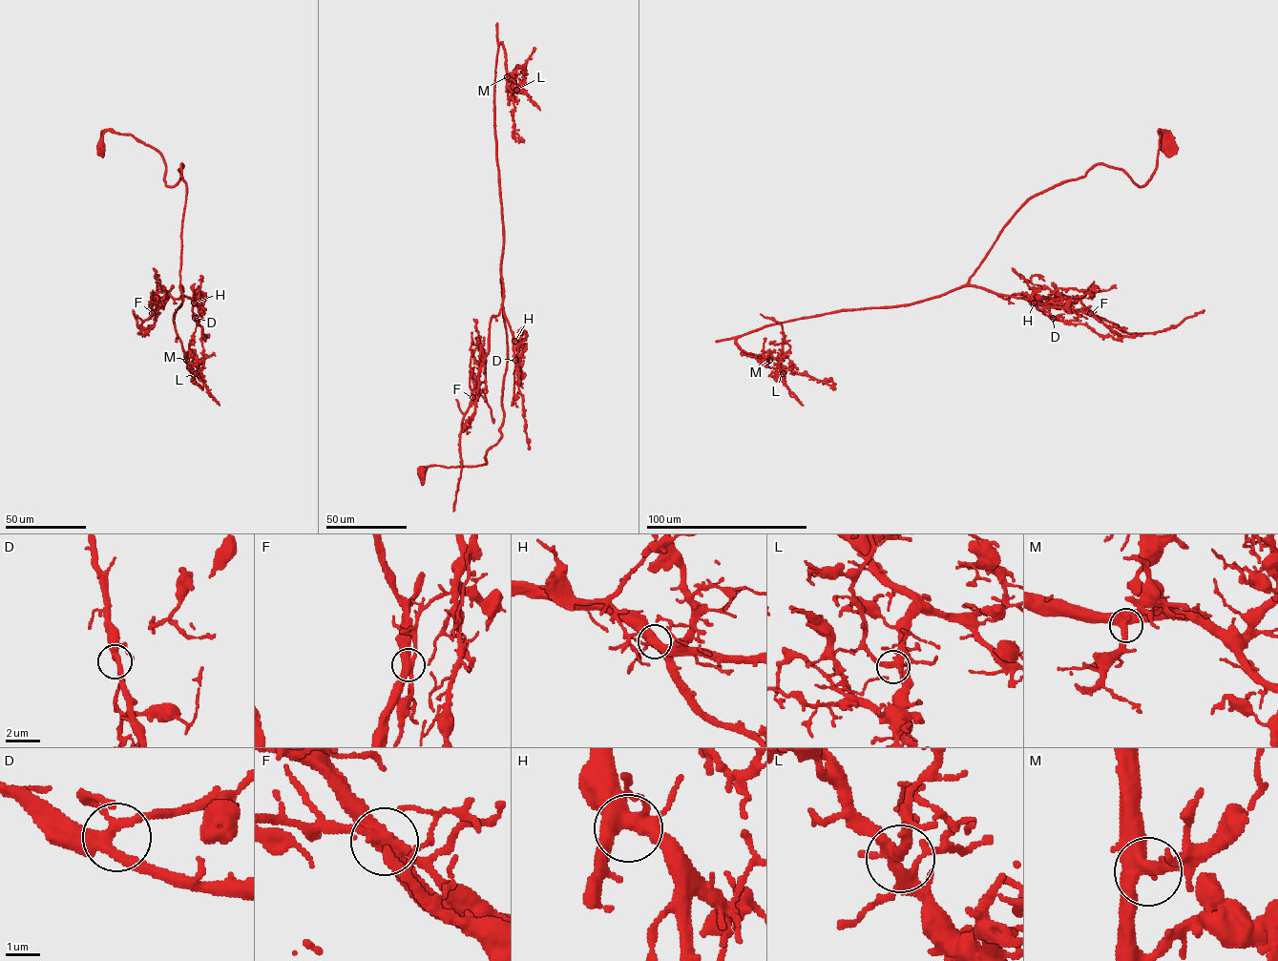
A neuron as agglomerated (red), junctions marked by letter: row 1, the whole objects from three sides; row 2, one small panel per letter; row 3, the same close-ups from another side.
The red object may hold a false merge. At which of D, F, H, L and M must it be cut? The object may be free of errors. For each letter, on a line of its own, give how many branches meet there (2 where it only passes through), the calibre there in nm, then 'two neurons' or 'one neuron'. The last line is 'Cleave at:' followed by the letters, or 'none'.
D: 4 | 320 nm | one neuron
F: 4 | 440 nm | two neurons
H: 5 | 440 nm | one neuron
L: 4 | 320 nm | one neuron
M: 4 | 440 nm | one neuron
Cleave at: F

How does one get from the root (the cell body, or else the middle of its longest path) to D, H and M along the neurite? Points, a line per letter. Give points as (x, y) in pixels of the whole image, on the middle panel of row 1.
D: (422, 472), (429, 466), (486, 464), (486, 451), (501, 437), (507, 358), (501, 276), (515, 360)
H: (422, 472), (429, 466), (486, 464), (486, 451), (501, 437), (507, 358), (501, 276), (504, 316), (514, 341)
M: (422, 472), (429, 466), (486, 464), (486, 451), (501, 437), (507, 344), (494, 83), (501, 43), (507, 76)

